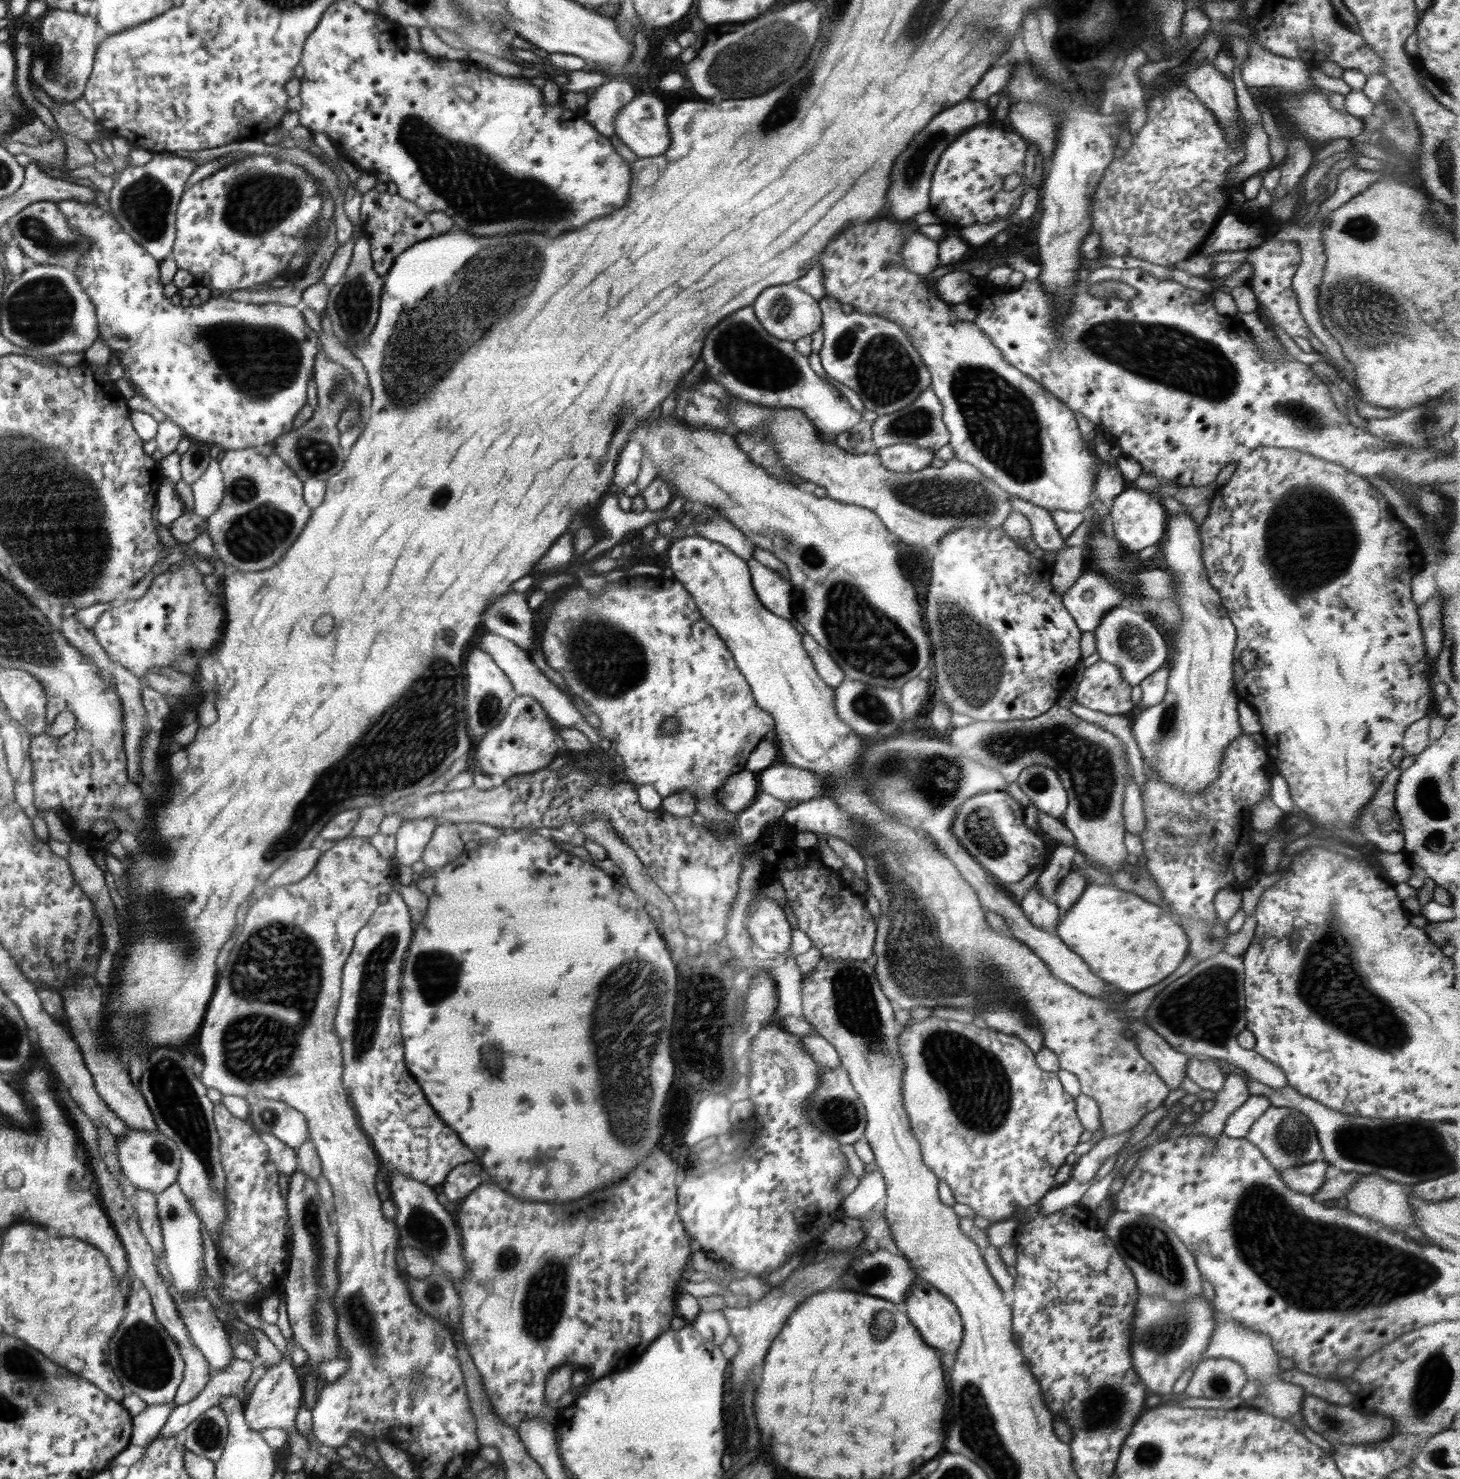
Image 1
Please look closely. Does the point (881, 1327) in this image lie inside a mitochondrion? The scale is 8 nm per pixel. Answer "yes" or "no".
yes

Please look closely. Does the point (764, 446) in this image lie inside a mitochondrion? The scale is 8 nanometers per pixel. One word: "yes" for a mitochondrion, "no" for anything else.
no

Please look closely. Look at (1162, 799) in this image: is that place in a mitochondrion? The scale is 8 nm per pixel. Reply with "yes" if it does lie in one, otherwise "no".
no

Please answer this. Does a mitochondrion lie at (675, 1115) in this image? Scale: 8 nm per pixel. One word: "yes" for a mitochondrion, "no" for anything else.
no

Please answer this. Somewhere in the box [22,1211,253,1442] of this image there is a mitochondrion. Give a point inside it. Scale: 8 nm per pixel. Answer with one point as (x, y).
(141, 1354)

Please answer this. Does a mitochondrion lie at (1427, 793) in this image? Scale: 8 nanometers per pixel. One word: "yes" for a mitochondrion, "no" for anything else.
yes

